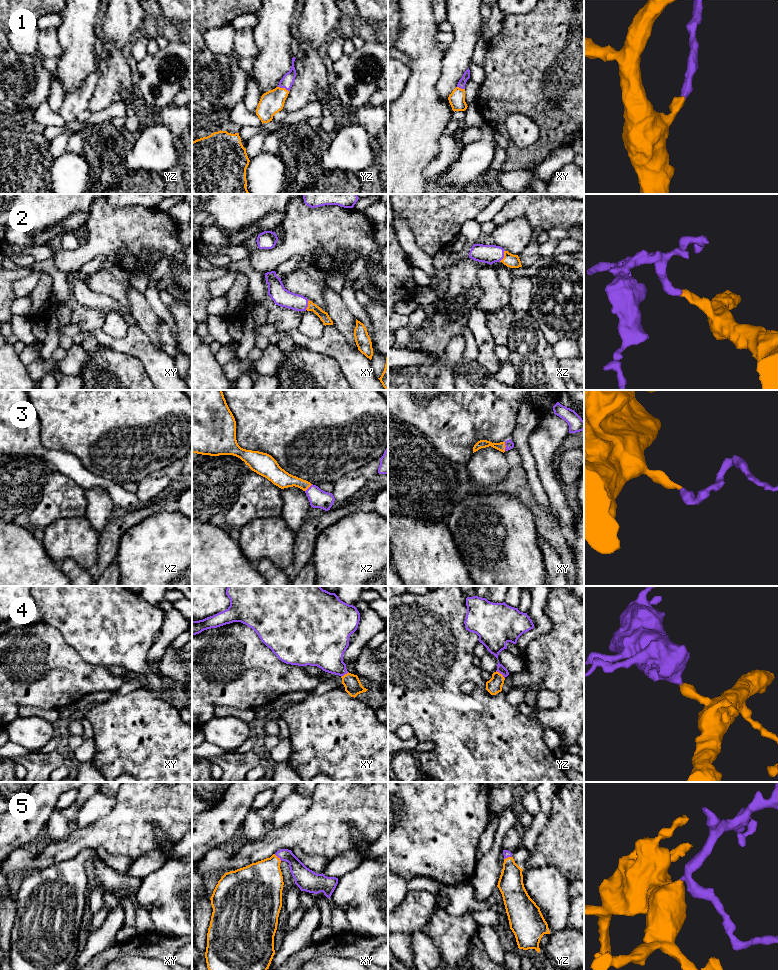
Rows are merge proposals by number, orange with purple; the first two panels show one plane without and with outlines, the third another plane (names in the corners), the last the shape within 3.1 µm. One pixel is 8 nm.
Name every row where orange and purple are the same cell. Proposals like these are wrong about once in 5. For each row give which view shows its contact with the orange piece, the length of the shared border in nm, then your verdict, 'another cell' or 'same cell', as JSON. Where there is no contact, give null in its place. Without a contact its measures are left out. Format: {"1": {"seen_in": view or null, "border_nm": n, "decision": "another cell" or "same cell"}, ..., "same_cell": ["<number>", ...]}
{"1": {"seen_in": "yz", "border_nm": 100, "decision": "same cell"}, "2": {"seen_in": "xz", "border_nm": 100, "decision": "same cell"}, "3": {"seen_in": "xy", "border_nm": 70, "decision": "same cell"}, "4": {"seen_in": "yz", "border_nm": 100, "decision": "same cell"}, "5": {"seen_in": "xy", "border_nm": 80, "decision": "same cell"}, "same_cell": ["1", "2", "3", "4", "5"]}

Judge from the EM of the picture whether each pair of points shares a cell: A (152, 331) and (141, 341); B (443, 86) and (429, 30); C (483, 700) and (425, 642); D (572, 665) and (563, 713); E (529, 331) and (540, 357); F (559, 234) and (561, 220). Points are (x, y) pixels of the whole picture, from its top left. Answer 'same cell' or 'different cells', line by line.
A: different cells
B: different cells
C: same cell
D: same cell
E: same cell
F: different cells

